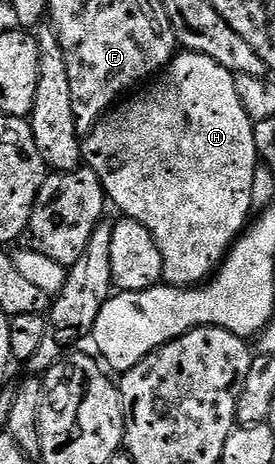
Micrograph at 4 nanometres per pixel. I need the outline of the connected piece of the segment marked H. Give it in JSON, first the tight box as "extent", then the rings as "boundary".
{"extent":[81,51,259,287],"boundary":[[[181,51],[156,80],[146,84],[140,91],[134,92],[128,99],[122,100],[98,121],[90,133],[84,134],[81,156],[87,168],[95,171],[95,175],[100,179],[108,200],[112,204],[114,201],[125,212],[122,214],[128,220],[143,223],[143,227],[147,227],[147,231],[153,233],[155,243],[163,255],[161,276],[164,284],[192,287],[208,281],[217,272],[221,262],[225,260],[225,255],[229,252],[233,242],[245,232],[250,224],[249,213],[254,212],[251,186],[255,184],[255,171],[259,164],[255,151],[254,124],[247,115],[247,111],[243,111],[243,103],[239,103],[239,95],[235,91],[234,74],[229,73],[227,67],[219,67],[219,63],[215,63],[215,59],[207,59],[207,55]]]}

